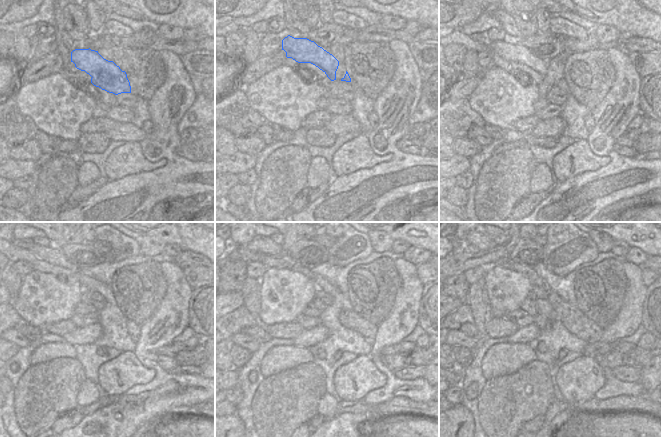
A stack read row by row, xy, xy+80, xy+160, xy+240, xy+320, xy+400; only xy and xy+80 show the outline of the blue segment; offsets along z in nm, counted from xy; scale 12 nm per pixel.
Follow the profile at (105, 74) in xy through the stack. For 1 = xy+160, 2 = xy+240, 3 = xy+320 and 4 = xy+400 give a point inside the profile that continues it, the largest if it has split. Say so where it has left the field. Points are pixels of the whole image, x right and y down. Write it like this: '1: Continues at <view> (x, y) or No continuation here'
1: Continues at xy+160 (509, 51)
2: Continues at xy+240 (51, 272)
3: Continues at xy+320 (255, 270)
4: Continues at xy+400 (473, 275)

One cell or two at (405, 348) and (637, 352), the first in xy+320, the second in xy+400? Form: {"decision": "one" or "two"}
{"decision": "two"}

